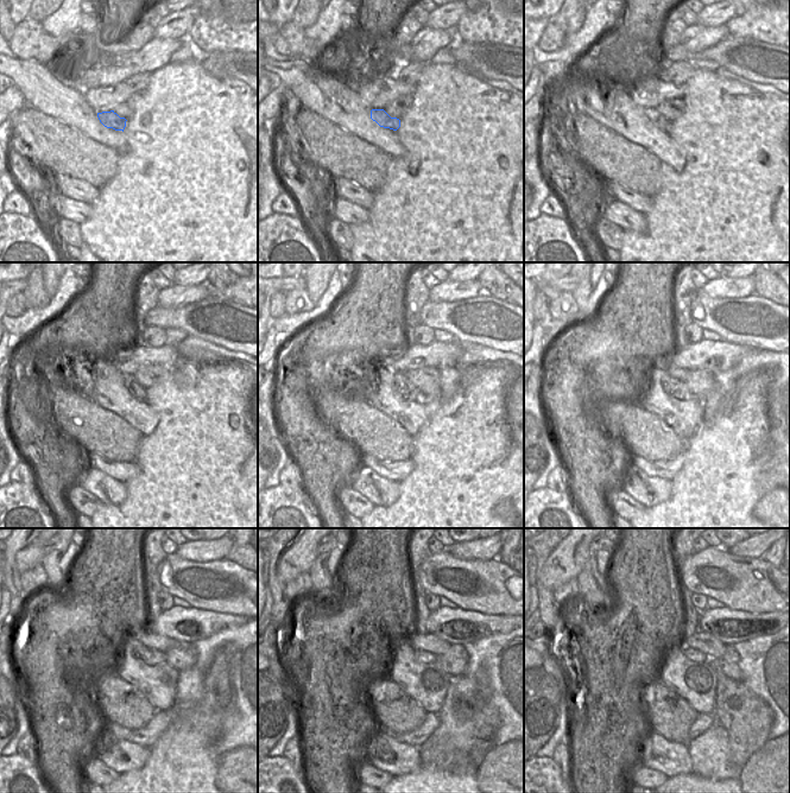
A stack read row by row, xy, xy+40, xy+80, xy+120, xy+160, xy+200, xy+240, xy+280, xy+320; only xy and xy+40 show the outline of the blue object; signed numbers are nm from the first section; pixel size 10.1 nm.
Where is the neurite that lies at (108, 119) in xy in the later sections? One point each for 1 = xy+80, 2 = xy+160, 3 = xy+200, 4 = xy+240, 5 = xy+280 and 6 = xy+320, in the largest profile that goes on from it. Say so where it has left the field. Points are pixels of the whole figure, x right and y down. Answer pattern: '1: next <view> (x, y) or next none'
1: next xy+80 (663, 124)
2: next xy+160 (406, 389)
3: next xy+200 (675, 388)
4: next xy+240 (151, 657)
5: next xy+280 (424, 657)
6: next xy+320 (693, 654)

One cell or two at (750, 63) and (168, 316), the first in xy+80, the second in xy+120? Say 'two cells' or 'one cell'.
one cell

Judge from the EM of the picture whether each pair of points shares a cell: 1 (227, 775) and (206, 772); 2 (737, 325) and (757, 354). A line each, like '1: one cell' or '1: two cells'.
1: two cells
2: two cells

